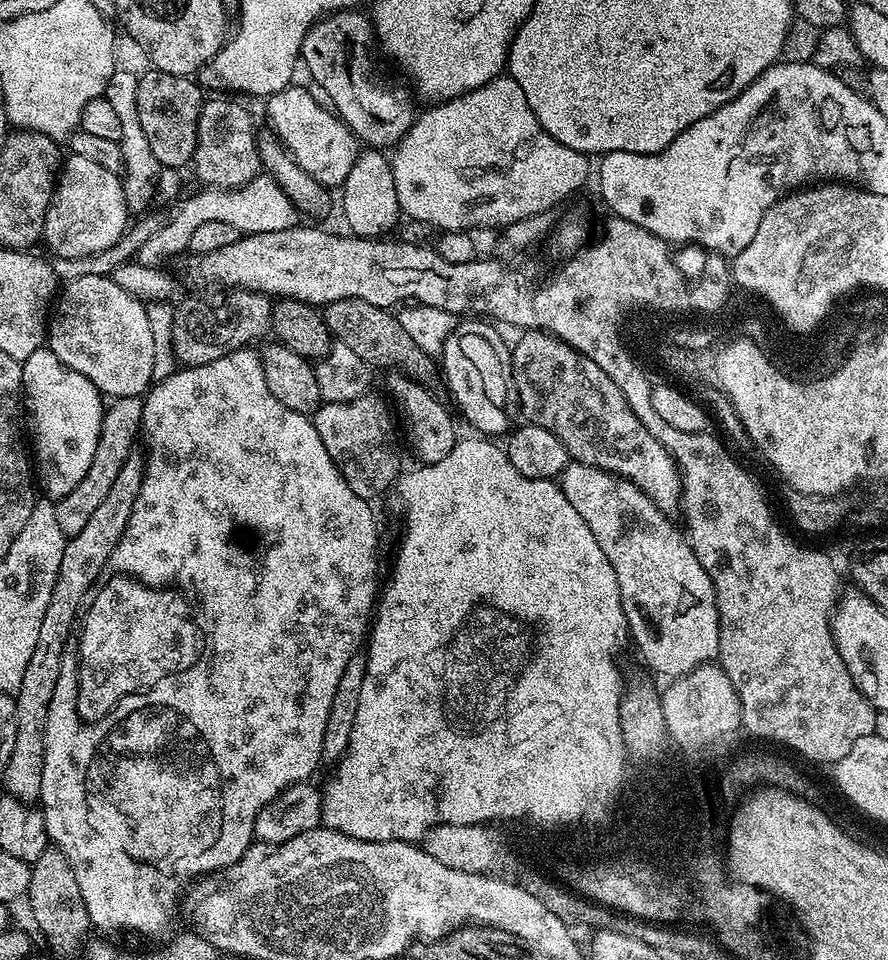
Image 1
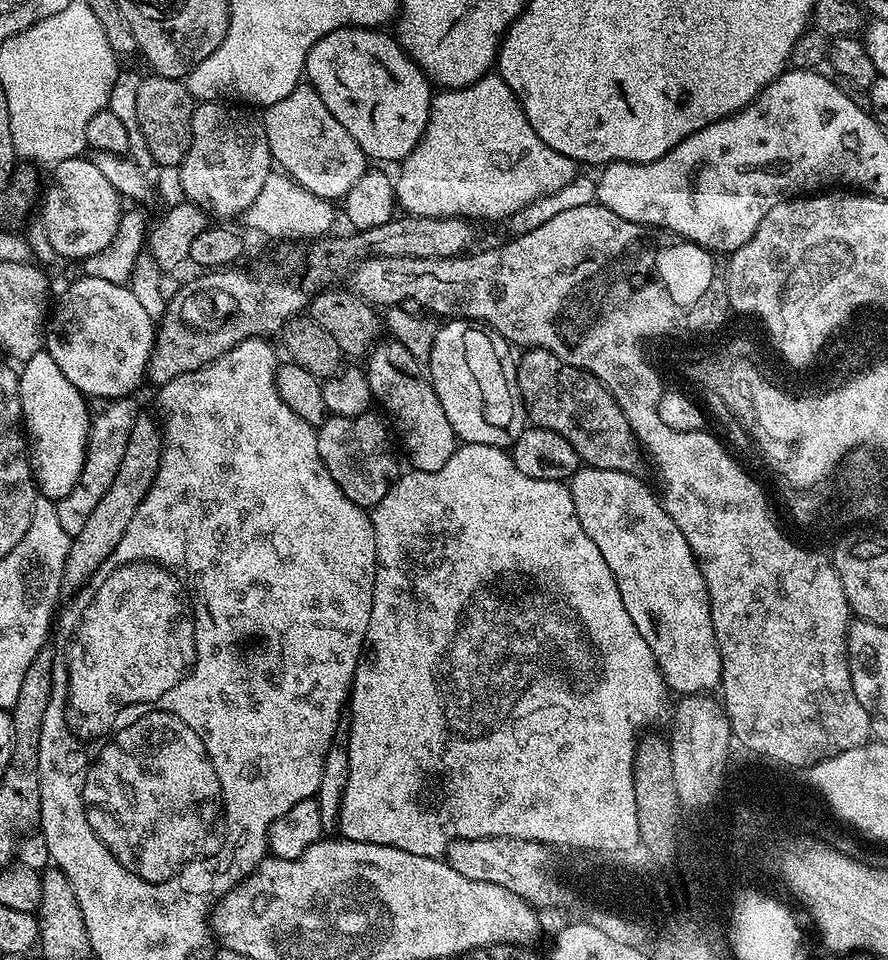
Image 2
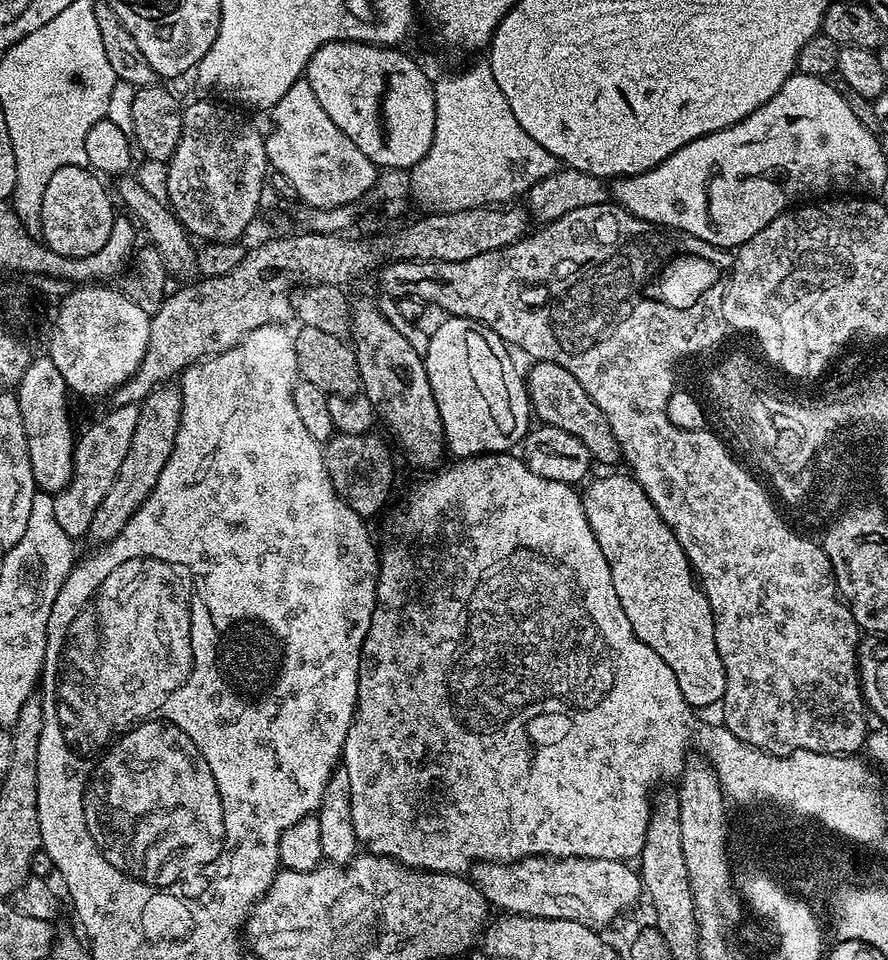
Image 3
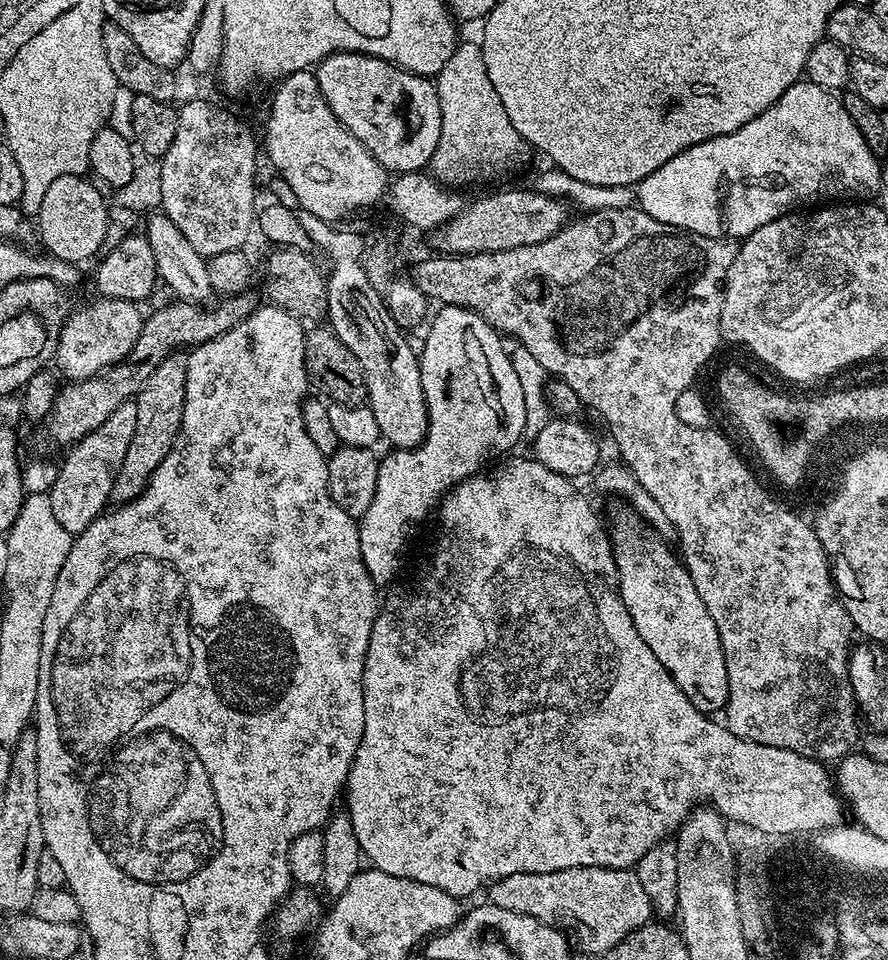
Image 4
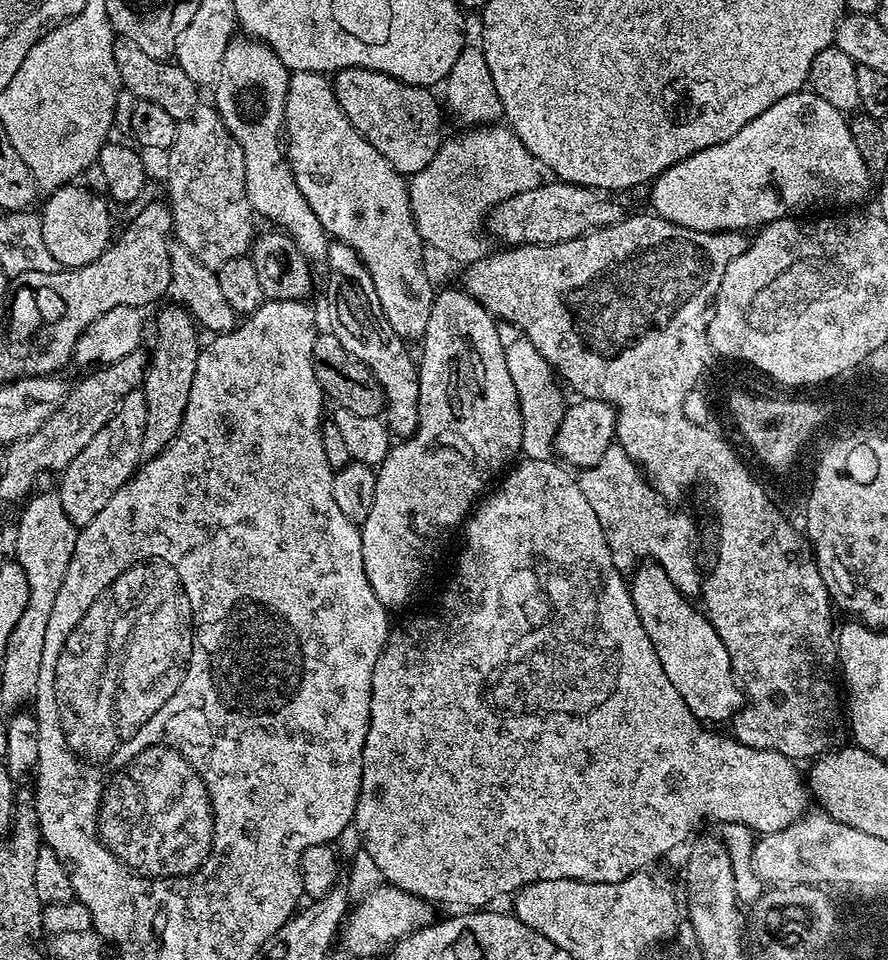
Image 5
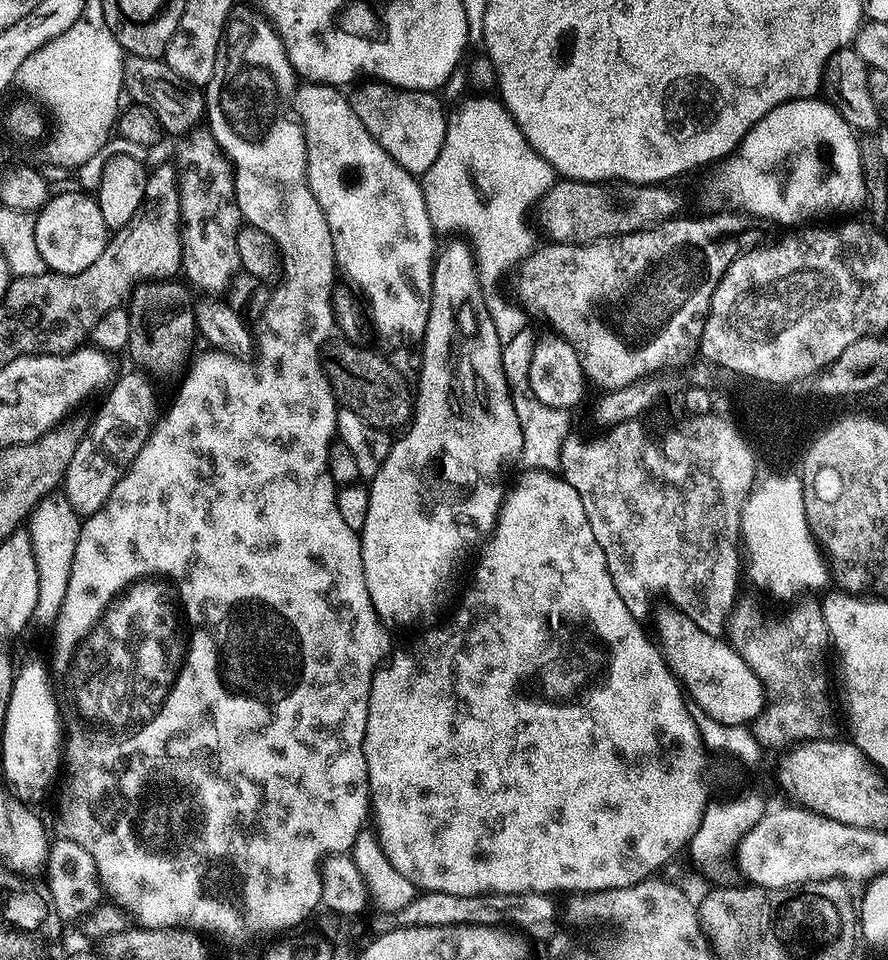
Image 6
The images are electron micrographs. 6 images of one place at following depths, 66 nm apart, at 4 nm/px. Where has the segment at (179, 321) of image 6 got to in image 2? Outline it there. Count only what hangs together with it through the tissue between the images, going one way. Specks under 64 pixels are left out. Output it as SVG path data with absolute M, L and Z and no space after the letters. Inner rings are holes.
M141 414L130 430L130 438L126 441L126 454L118 465L118 474L114 474L114 483L98 501L98 507L90 513L86 527L72 537L70 554L66 554L66 566L62 570L61 593L79 592L86 581L96 573L98 566L102 566L102 562L110 558L114 546L122 542L122 534L126 534L130 518L134 518L134 513L137 512L138 506L142 506L150 486L154 486L163 449L164 434L161 421L151 420L148 414Z

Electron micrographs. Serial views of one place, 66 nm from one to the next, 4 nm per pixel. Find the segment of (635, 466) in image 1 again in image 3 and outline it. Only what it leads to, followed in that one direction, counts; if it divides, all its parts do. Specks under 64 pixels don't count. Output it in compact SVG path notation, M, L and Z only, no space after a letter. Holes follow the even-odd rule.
M537 360L531 366L533 368L526 372L526 383L528 385L528 403L535 419L537 416L540 424L558 426L562 430L574 434L590 450L593 461L600 463L601 460L604 464L619 461L622 453L618 438L614 436L614 430L610 428L606 414L602 414L602 410L598 410L598 406L594 406L594 402L586 394L586 390L582 390L582 382L578 382L578 378L574 378L574 374L570 374L570 370L562 370L562 366L558 366L554 362Z

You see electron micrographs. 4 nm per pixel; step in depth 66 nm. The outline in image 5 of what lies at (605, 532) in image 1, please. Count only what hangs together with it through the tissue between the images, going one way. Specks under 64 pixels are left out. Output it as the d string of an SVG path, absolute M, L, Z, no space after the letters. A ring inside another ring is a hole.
M655 562L641 563L631 573L630 591L634 610L642 622L642 630L646 630L646 638L650 638L650 642L658 654L658 662L662 662L662 670L666 670L666 678L670 678L670 682L674 682L674 690L678 690L678 694L682 694L686 706L690 706L690 710L701 722L712 722L708 720L731 721L745 703L744 693L735 674L732 673L730 654L726 654L726 646L722 646L722 638L718 638L707 615L698 608L696 612L695 606L692 605L695 603L689 597L681 594L678 586L674 586L674 582L670 580L670 574L661 564Z

